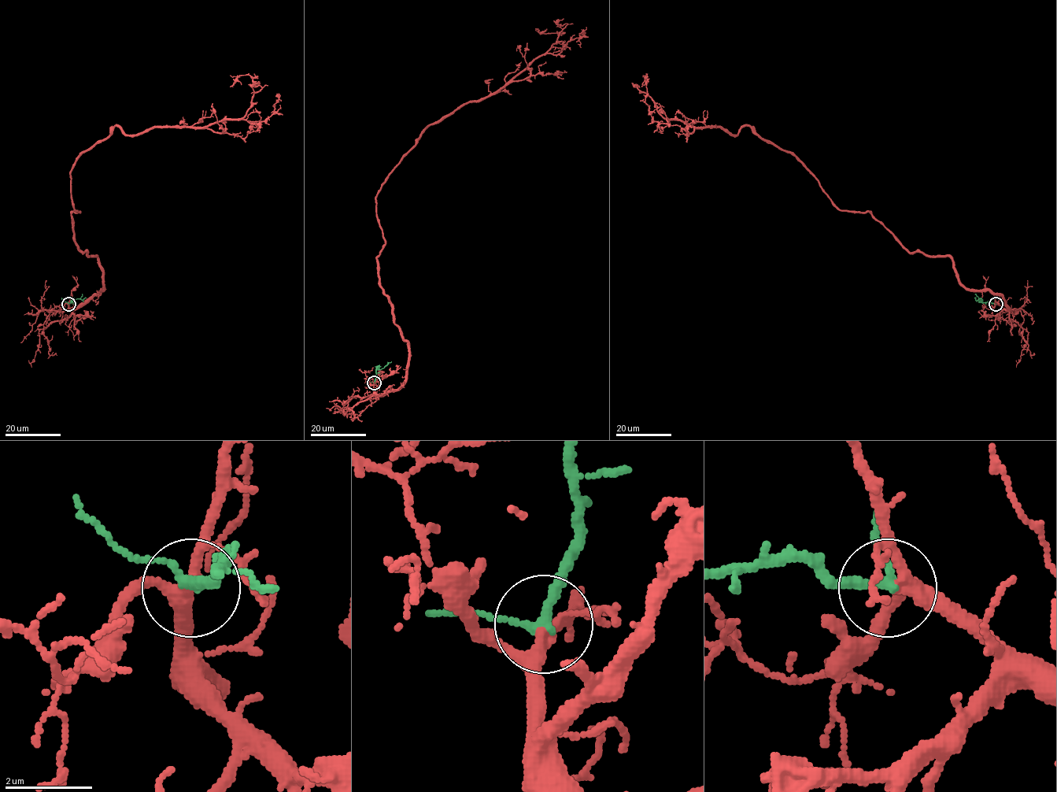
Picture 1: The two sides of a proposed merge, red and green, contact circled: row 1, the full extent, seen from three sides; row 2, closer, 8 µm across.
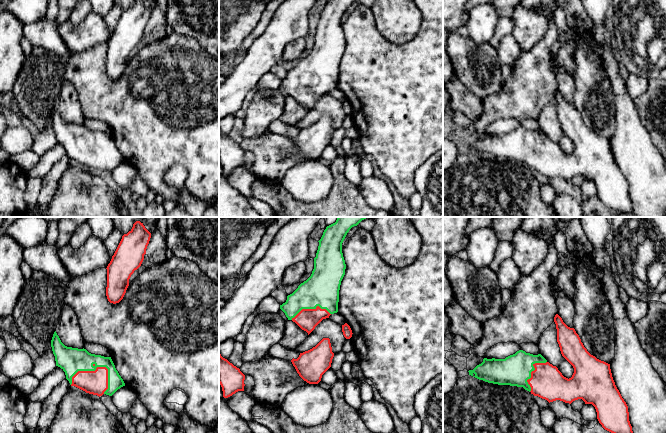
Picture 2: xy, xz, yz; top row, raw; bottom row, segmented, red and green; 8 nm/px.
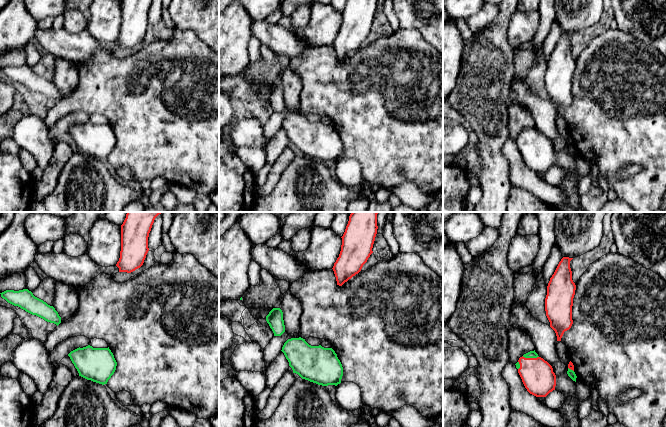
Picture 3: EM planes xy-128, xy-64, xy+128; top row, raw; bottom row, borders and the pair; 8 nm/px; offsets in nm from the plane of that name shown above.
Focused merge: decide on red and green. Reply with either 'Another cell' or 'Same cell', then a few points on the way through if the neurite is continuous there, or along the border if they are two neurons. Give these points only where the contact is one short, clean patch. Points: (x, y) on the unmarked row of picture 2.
Same cell

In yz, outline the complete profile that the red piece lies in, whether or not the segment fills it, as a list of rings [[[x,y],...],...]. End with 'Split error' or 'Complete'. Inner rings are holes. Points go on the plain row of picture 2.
[[[558,90],[555,91],[554,98],[561,130],[574,144],[571,154],[564,153],[558,144],[550,140],[541,130],[533,131],[523,126],[505,135],[484,134],[481,140],[468,147],[469,151],[488,159],[523,163],[549,179],[560,176],[571,180],[575,176],[582,175],[585,180],[592,180],[595,183],[597,195],[605,206],[620,213],[634,213],[628,182],[615,161],[610,140],[591,131],[575,105],[568,103]]]. Split error

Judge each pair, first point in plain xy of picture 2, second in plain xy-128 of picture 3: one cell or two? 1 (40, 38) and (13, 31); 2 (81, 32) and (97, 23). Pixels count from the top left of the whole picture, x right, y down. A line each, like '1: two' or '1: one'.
1: two
2: one

